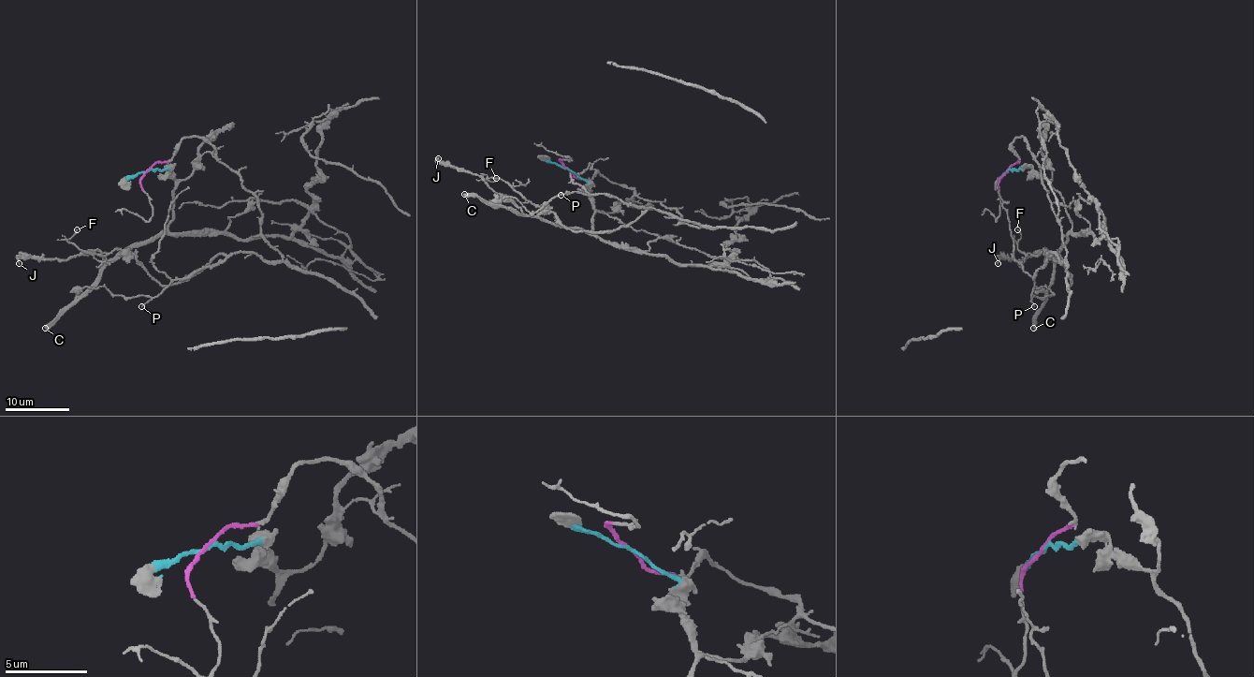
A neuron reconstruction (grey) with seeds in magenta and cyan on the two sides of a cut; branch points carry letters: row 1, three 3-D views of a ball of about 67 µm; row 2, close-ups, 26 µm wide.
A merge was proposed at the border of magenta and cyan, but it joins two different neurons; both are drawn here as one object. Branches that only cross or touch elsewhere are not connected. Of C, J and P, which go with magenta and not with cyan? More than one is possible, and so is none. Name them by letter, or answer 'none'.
P

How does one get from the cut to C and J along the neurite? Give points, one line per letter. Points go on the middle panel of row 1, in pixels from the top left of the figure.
C: (567, 169), (586, 182), (585, 192), (592, 204), (592, 228), (588, 232), (516, 214), (464, 193)
J: (567, 169), (586, 182), (592, 204), (592, 228), (585, 232), (525, 214), (480, 177), (438, 158)

